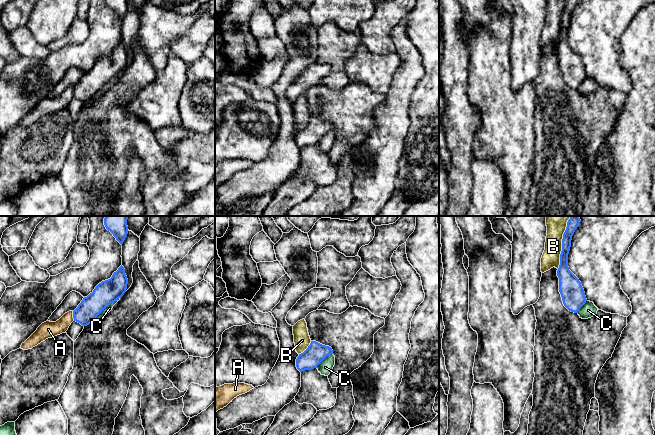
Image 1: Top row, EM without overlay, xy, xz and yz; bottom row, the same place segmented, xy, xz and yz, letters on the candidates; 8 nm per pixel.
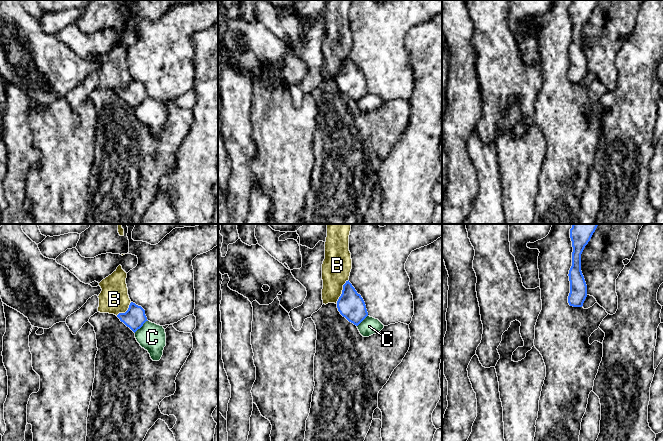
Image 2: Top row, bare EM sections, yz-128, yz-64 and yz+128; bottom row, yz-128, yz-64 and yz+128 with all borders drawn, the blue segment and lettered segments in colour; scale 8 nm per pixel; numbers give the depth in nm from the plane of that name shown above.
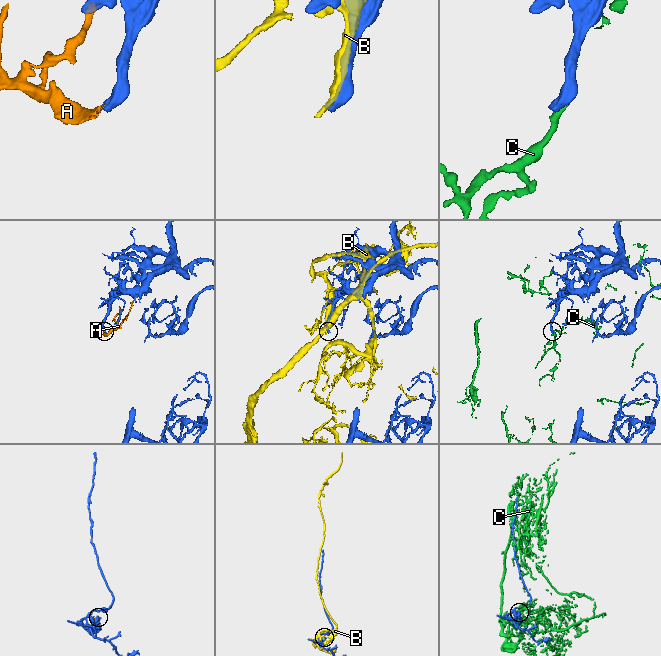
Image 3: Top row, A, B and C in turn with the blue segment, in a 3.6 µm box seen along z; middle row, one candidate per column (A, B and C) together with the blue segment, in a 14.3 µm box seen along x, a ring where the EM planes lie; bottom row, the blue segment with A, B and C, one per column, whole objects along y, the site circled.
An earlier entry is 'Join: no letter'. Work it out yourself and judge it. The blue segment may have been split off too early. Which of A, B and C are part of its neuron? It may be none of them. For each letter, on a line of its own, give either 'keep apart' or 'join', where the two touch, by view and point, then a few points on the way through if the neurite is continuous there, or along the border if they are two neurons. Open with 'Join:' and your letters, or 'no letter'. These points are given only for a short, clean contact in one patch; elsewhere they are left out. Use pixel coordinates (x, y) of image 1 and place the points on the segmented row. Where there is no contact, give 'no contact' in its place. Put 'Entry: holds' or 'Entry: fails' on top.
Entry: holds
Join: no letter
A: keep apart; meets blue in xy at (73, 316); border along xy (72, 311), (74, 320)
B: keep apart; meets blue in yz at (562, 242)
C: keep apart; meets blue in xy at (103, 309)

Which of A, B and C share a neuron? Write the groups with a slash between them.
A B / C

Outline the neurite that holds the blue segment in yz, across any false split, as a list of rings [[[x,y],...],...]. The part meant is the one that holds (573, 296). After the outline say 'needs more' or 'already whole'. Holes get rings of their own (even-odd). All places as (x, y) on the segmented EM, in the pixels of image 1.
[[[571,216],[567,222],[566,230],[562,239],[562,251],[560,254],[560,265],[557,270],[559,278],[559,292],[564,306],[571,312],[578,313],[579,309],[586,303],[584,289],[579,279],[569,270],[568,254],[571,247],[572,236],[580,225],[579,216]]]; already whole

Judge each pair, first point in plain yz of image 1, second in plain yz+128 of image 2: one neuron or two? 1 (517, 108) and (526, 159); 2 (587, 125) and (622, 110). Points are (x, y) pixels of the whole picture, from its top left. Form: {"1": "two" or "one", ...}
{"1": "two", "2": "two"}

